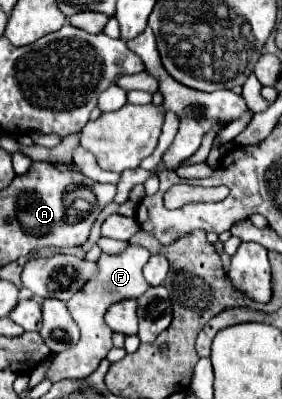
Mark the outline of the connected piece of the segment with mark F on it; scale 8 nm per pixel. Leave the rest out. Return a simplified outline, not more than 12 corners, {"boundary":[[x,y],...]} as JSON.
{"boundary":[[130,244],[100,256],[98,276],[68,300],[82,336],[56,356],[52,382],[90,376],[112,350],[104,314],[150,284]]}

